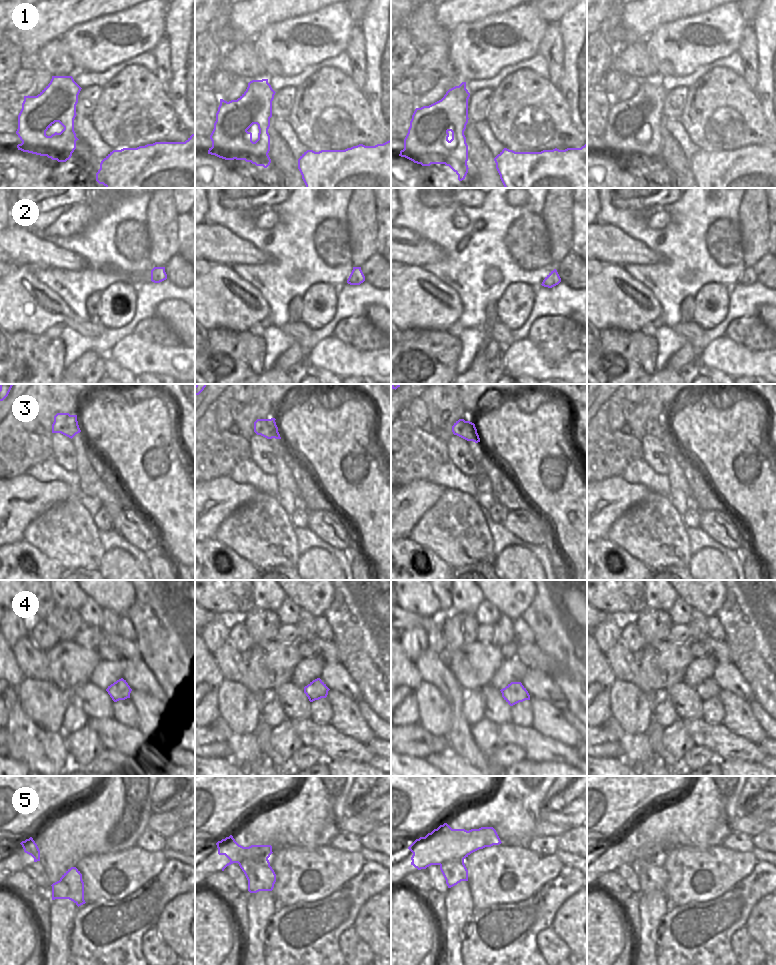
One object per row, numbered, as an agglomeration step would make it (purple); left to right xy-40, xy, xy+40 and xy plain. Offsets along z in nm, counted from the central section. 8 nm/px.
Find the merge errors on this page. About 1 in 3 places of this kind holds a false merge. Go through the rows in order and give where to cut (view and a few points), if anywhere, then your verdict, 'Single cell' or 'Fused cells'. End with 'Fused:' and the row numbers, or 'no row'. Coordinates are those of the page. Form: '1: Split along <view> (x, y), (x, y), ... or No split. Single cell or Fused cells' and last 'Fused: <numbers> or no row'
1: No split. Single cell
2: No split. Single cell
3: Split along xy-40 (70, 415), (62, 420), (62, 427), (59, 432). Fused cells
4: No split. Single cell
5: Split along xy (267, 858), (245, 858), (238, 863). Fused cells
Fused: 3, 5

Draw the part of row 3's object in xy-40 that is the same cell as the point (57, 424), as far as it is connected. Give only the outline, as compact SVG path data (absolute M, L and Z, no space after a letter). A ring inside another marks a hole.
M57 413L54 416L54 422L52 424L52 433L60 433L62 428L62 420L67 419L69 416L69 413Z

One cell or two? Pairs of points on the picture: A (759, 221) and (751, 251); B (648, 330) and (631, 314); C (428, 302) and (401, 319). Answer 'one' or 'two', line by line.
A: one
B: two
C: one

